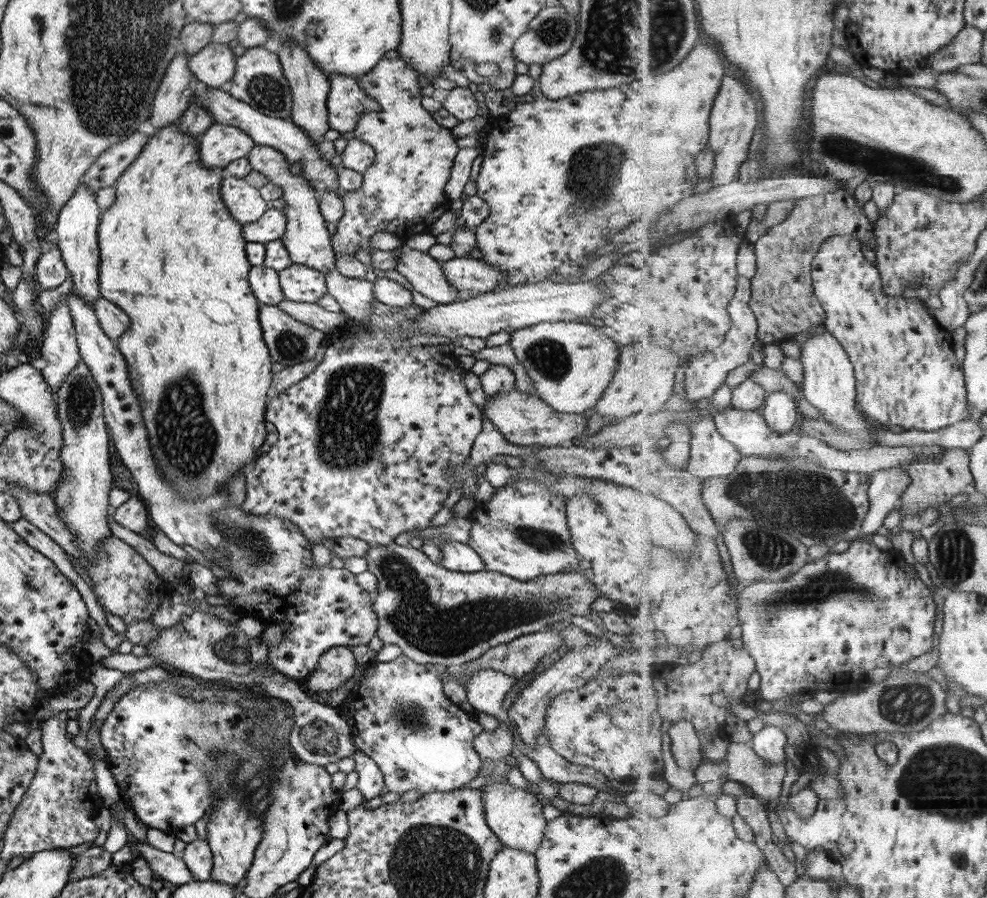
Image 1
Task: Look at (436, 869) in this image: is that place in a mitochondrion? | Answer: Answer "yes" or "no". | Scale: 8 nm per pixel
yes

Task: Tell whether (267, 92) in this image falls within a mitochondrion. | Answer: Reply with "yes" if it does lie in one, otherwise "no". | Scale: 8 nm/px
yes

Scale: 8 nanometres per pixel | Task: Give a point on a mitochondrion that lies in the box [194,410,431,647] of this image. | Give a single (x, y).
(254, 544)

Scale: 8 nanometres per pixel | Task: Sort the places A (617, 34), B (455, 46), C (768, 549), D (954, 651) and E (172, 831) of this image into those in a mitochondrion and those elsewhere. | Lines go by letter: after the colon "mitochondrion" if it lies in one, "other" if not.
A: mitochondrion
B: other
C: mitochondrion
D: other
E: other

